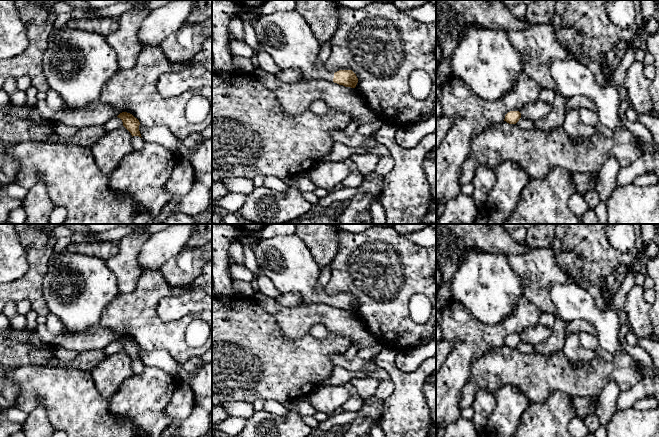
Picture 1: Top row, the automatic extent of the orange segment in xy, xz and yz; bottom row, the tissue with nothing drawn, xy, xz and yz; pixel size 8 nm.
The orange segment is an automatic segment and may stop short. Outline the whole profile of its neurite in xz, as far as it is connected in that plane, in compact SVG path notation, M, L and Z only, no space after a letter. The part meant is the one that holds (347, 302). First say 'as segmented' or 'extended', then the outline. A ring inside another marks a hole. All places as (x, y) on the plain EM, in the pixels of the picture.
extended | M296 234L259 239L253 252L261 274L267 276L280 293L297 293L305 305L322 303L356 311L358 302L352 294L333 297L317 287L322 270Z

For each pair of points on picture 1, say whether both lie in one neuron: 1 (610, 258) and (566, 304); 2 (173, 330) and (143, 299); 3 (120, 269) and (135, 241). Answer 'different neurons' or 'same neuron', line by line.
1: different neurons
2: same neuron
3: same neuron

